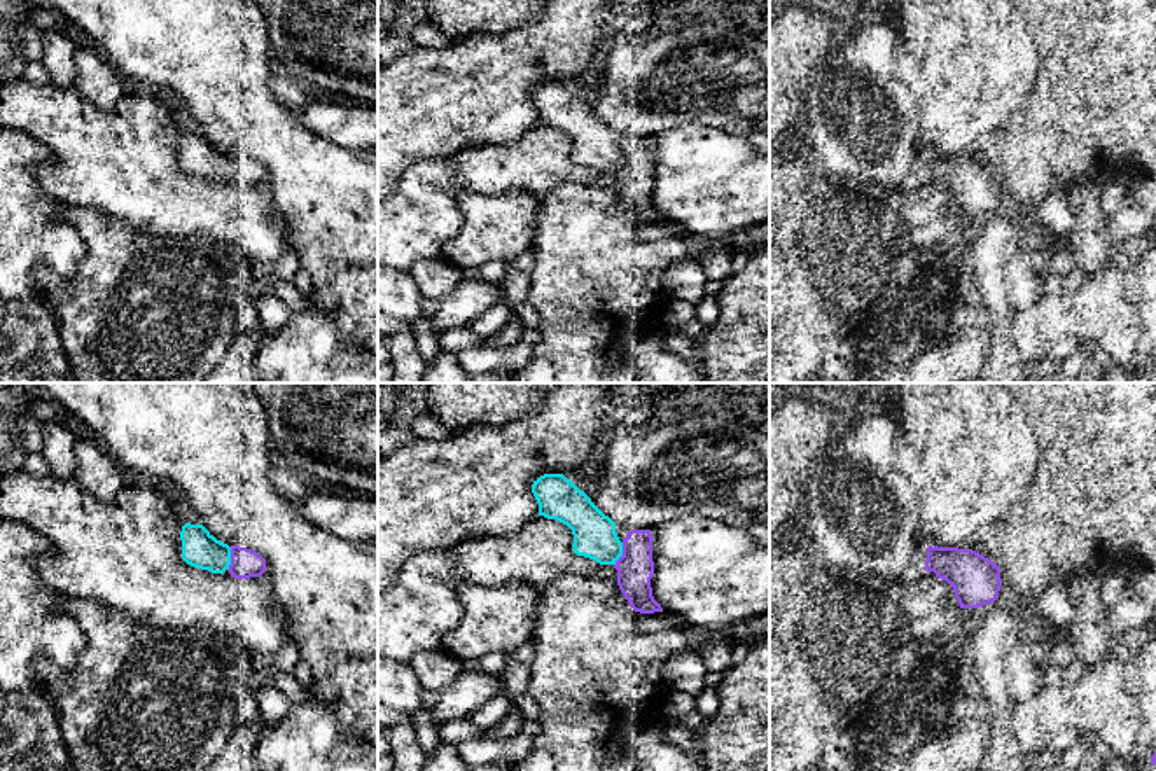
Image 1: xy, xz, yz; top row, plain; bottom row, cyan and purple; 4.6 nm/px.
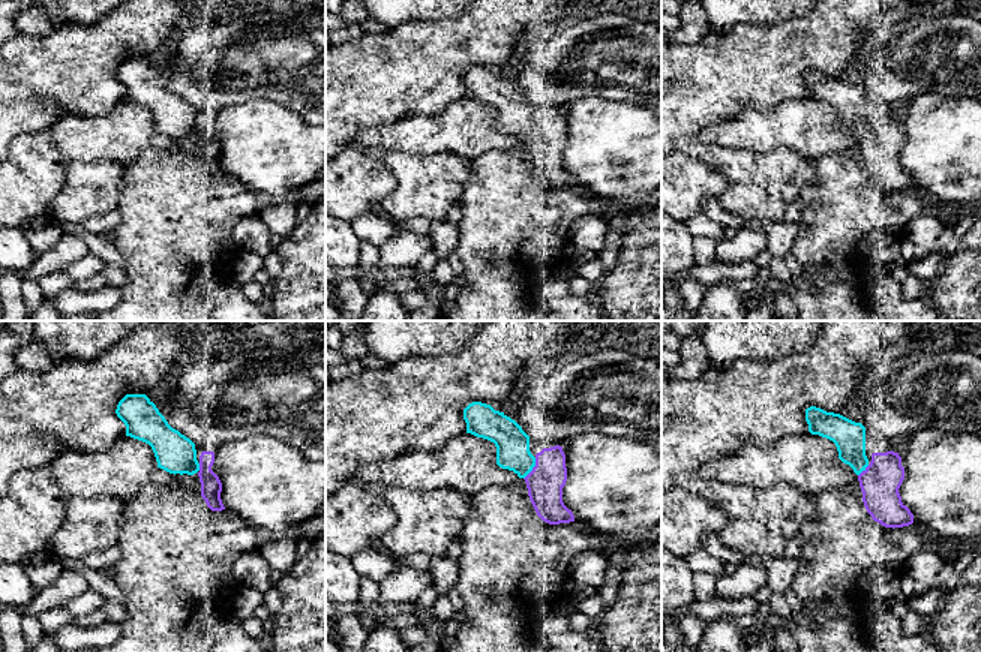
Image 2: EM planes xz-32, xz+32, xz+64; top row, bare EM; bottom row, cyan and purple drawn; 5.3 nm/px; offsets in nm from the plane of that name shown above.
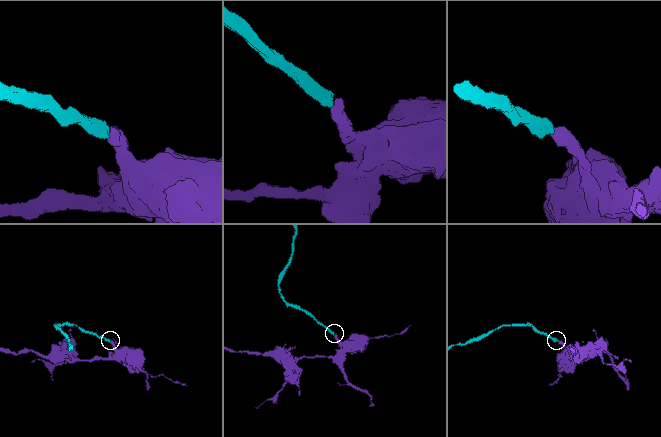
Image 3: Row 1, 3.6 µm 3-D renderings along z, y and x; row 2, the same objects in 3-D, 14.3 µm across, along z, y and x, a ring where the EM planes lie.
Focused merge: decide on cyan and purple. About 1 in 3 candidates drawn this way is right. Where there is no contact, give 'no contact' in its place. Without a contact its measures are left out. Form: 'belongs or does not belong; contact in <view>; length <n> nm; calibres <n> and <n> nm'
belongs; contact in xz; length 120 nm; calibres 200 and 170 nm

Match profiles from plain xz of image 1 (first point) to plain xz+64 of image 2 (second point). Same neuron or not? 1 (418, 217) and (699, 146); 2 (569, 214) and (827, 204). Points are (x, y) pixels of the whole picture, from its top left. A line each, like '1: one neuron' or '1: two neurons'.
1: two neurons
2: one neuron

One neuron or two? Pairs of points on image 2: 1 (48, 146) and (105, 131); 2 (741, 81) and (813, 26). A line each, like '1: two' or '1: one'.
1: one
2: one

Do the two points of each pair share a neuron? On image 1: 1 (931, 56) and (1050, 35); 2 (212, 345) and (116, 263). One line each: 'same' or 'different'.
1: different
2: same

